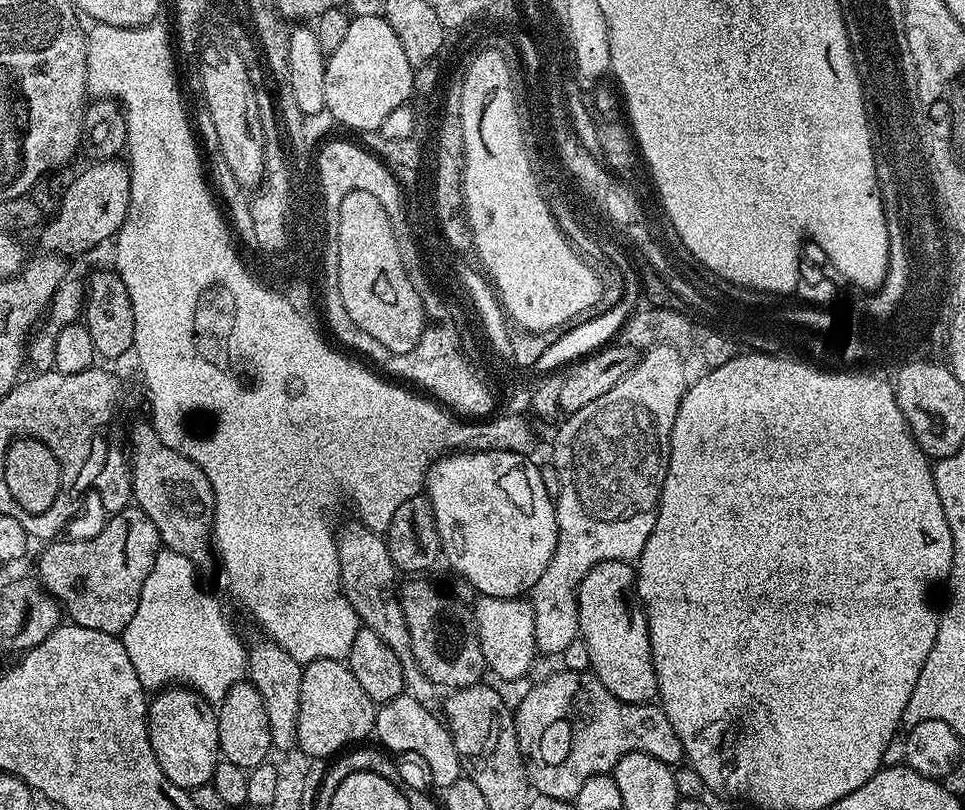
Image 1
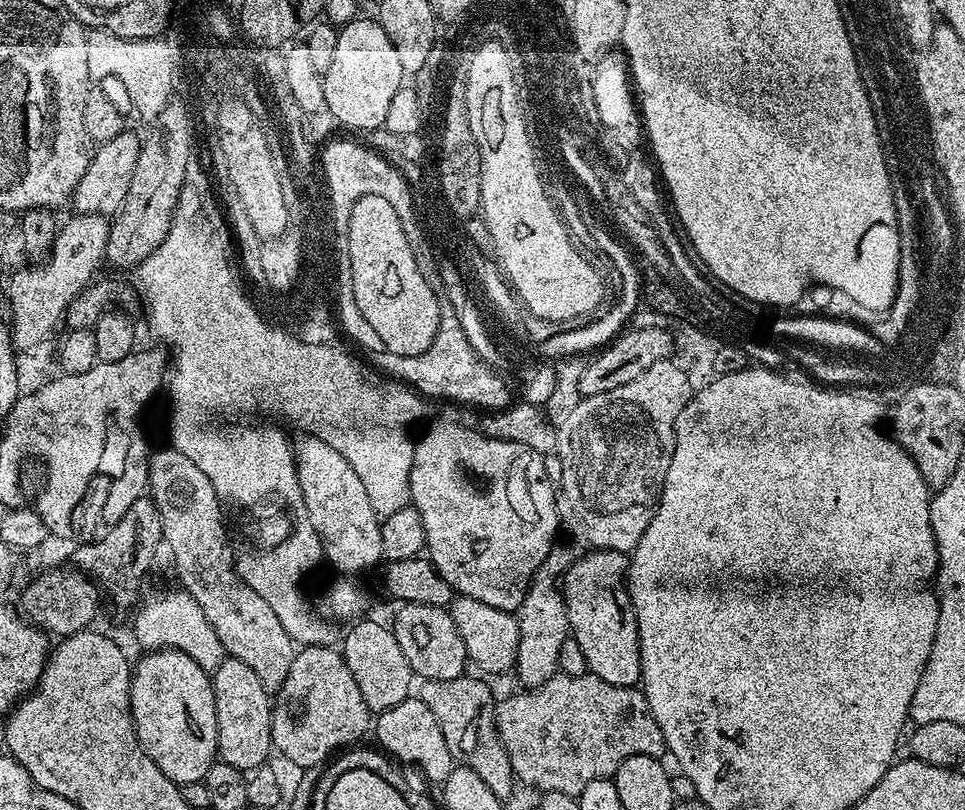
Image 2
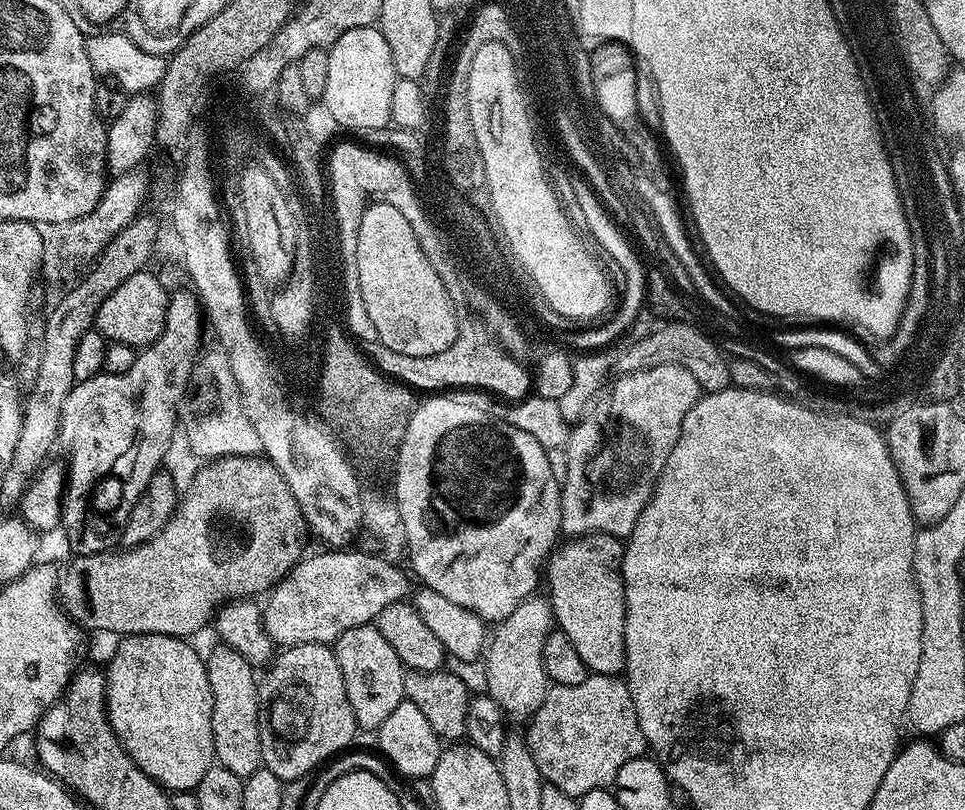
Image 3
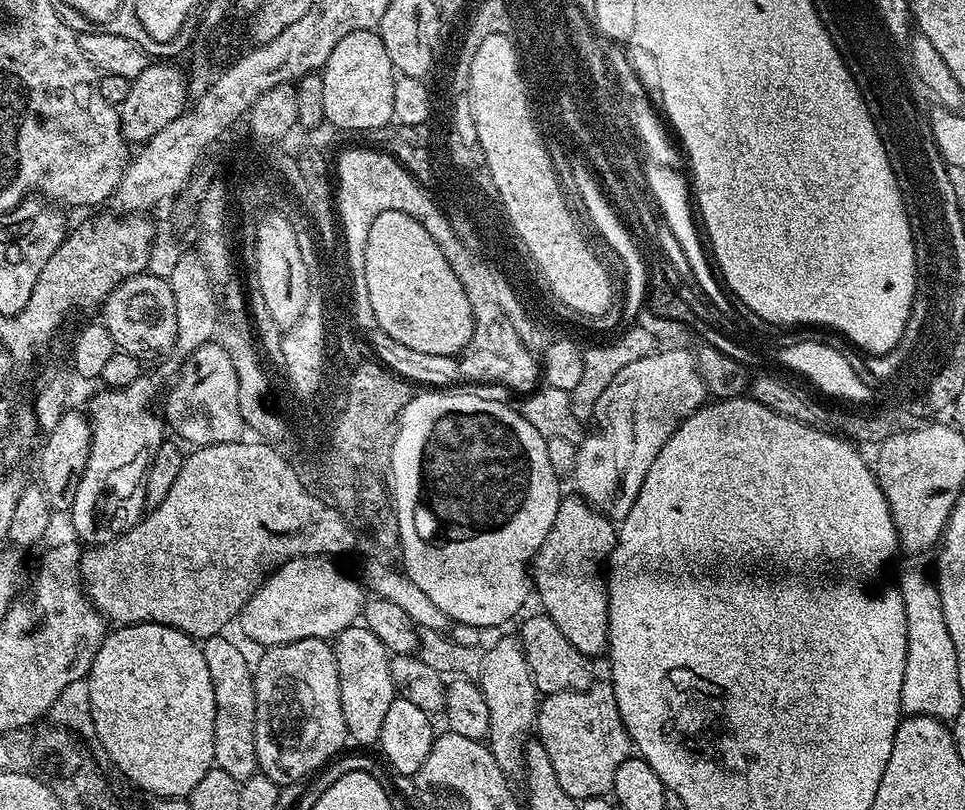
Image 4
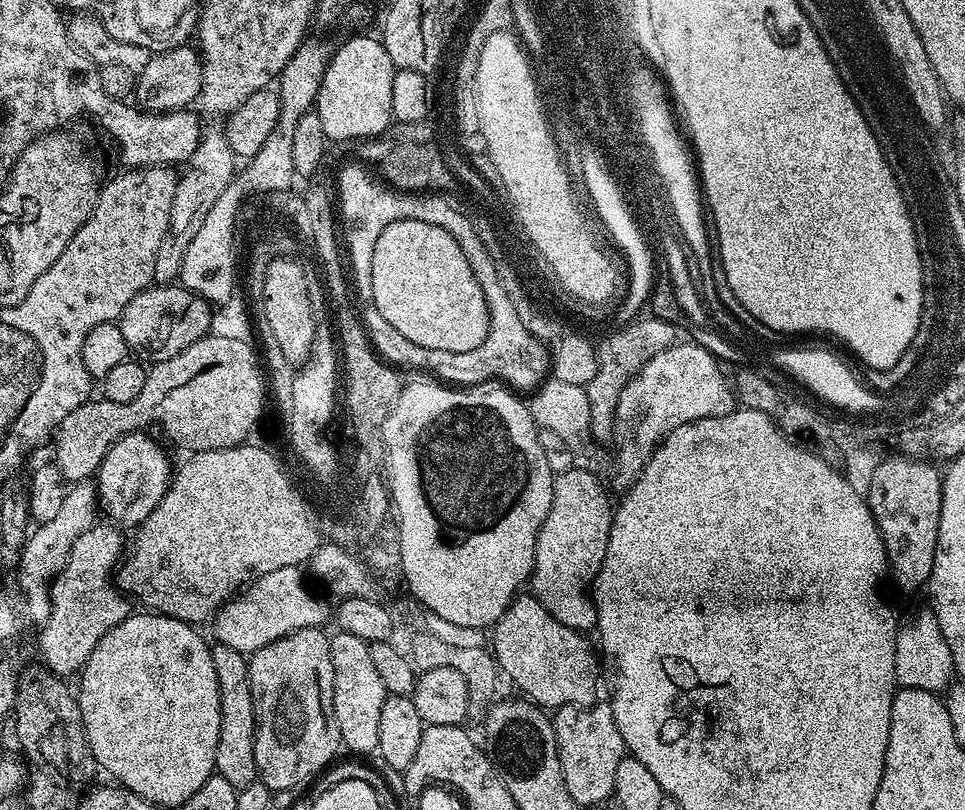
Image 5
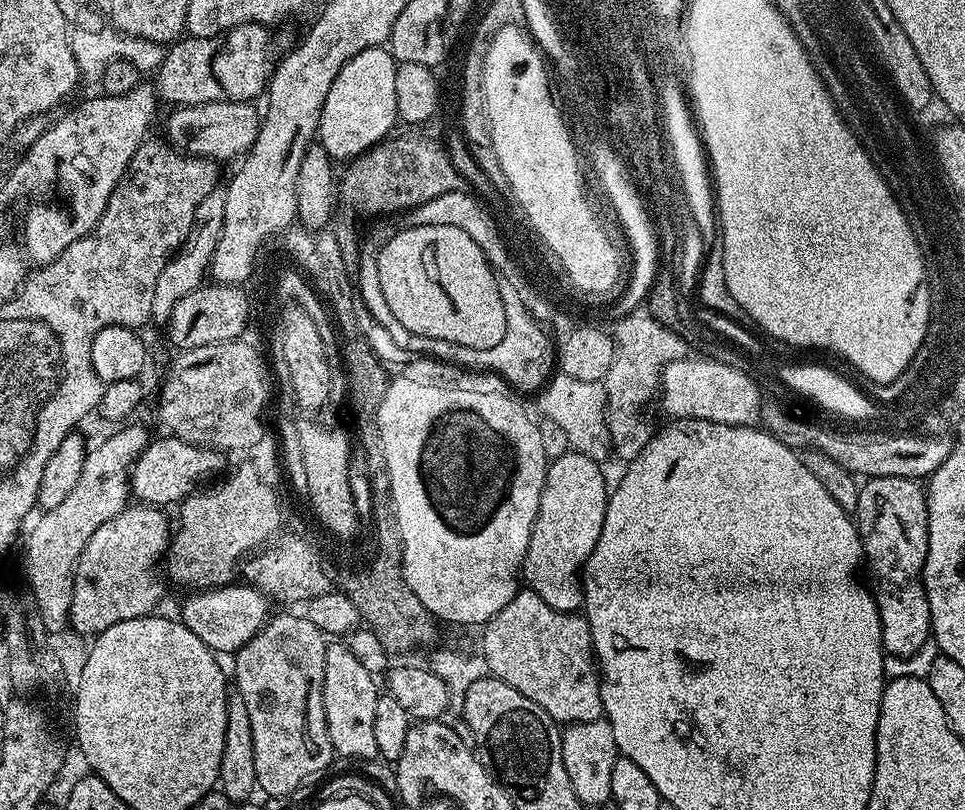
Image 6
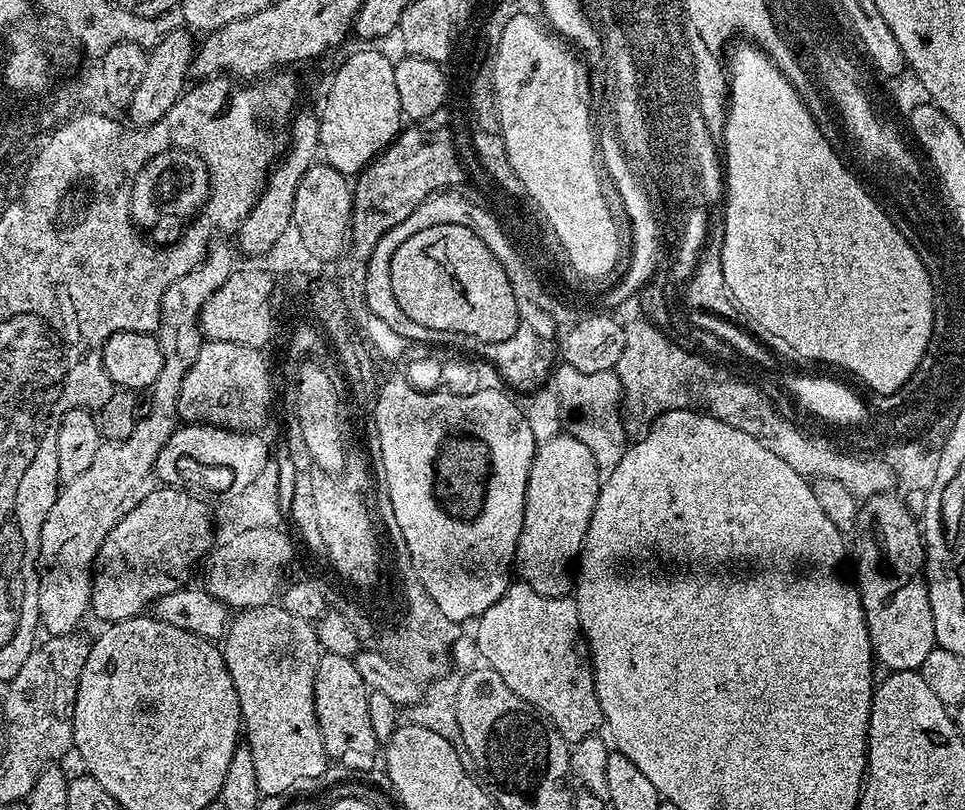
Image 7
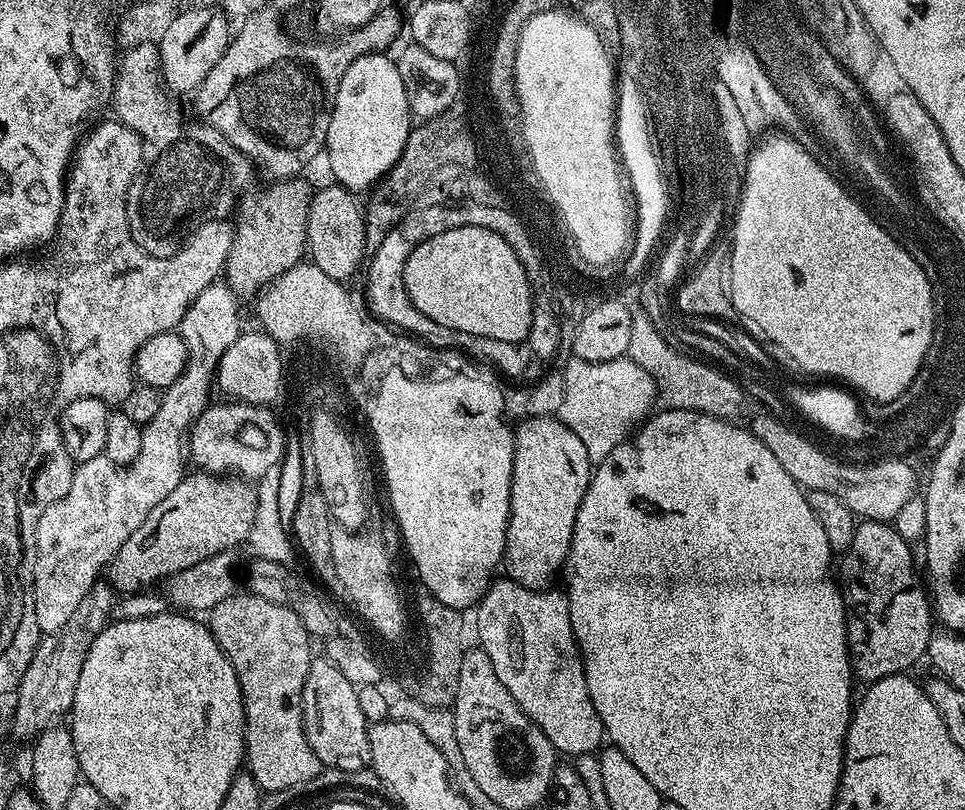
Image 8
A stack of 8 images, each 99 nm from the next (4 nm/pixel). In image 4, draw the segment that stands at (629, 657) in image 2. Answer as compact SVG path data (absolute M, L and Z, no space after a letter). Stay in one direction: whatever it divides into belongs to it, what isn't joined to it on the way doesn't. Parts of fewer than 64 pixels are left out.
M579 494L565 495L558 506L558 514L554 514L554 526L550 526L550 534L536 551L536 558L530 565L530 580L534 585L534 596L540 599L543 615L548 616L566 634L570 646L582 650L589 658L603 657L608 651L608 586L606 583L606 565L609 554L616 545L617 525L591 508Z

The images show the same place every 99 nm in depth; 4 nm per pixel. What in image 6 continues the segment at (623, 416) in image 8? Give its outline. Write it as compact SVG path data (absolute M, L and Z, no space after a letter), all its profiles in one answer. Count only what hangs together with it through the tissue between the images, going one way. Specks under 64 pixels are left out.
M563 374L553 375L539 393L540 416L555 422L566 433L568 447L586 454L592 460L604 462L612 452L612 439L604 421L604 385L600 382L581 382Z

